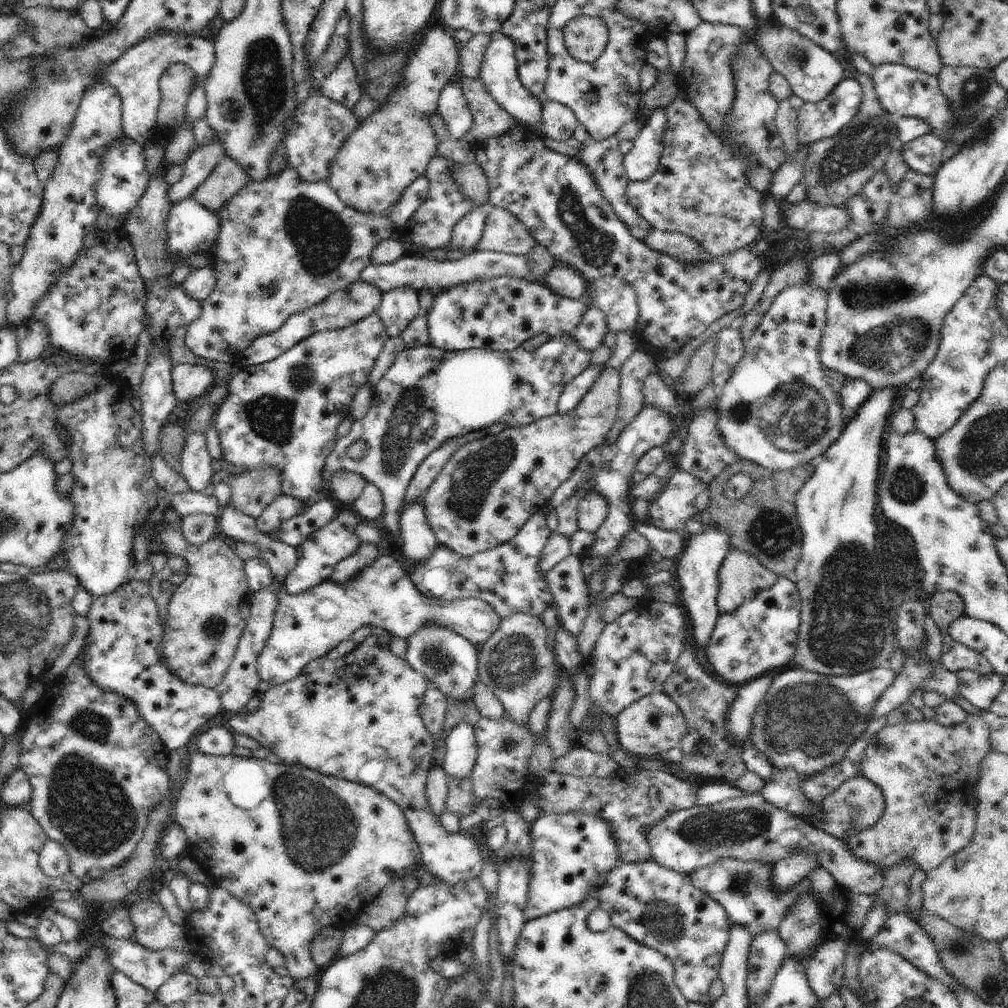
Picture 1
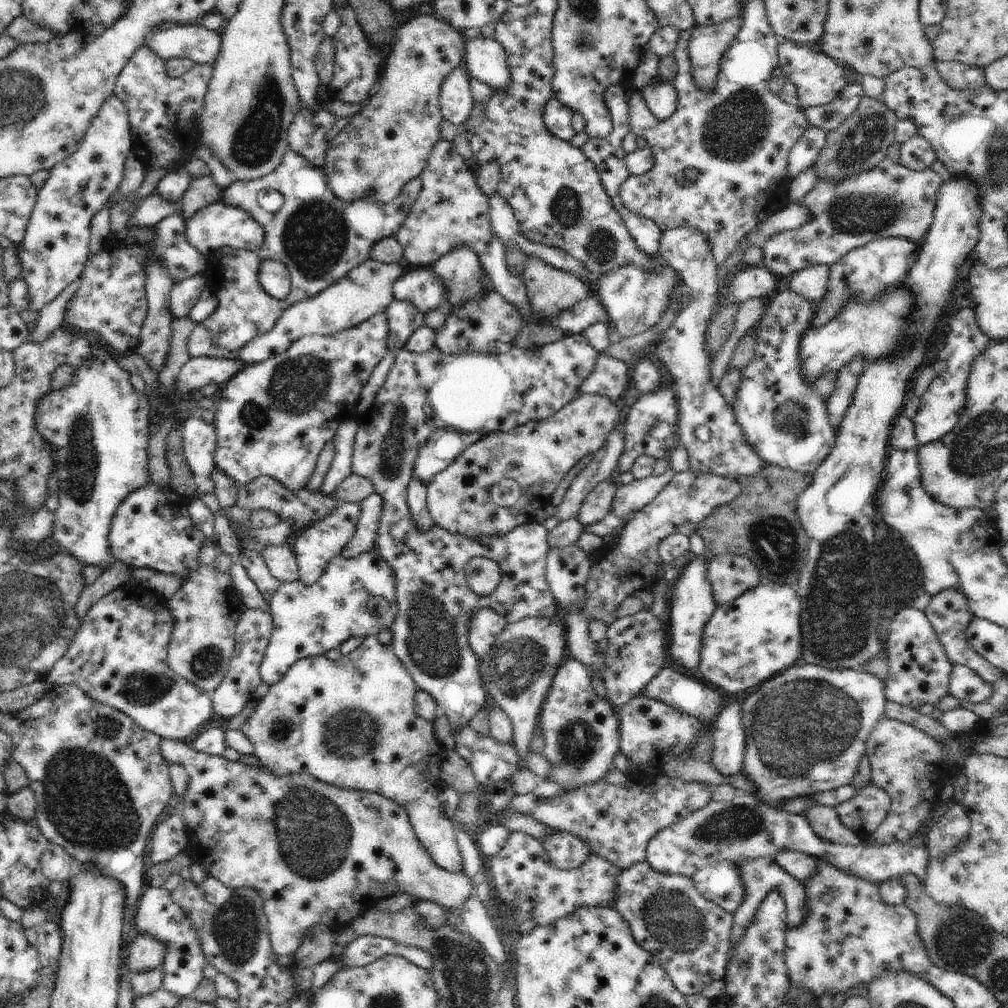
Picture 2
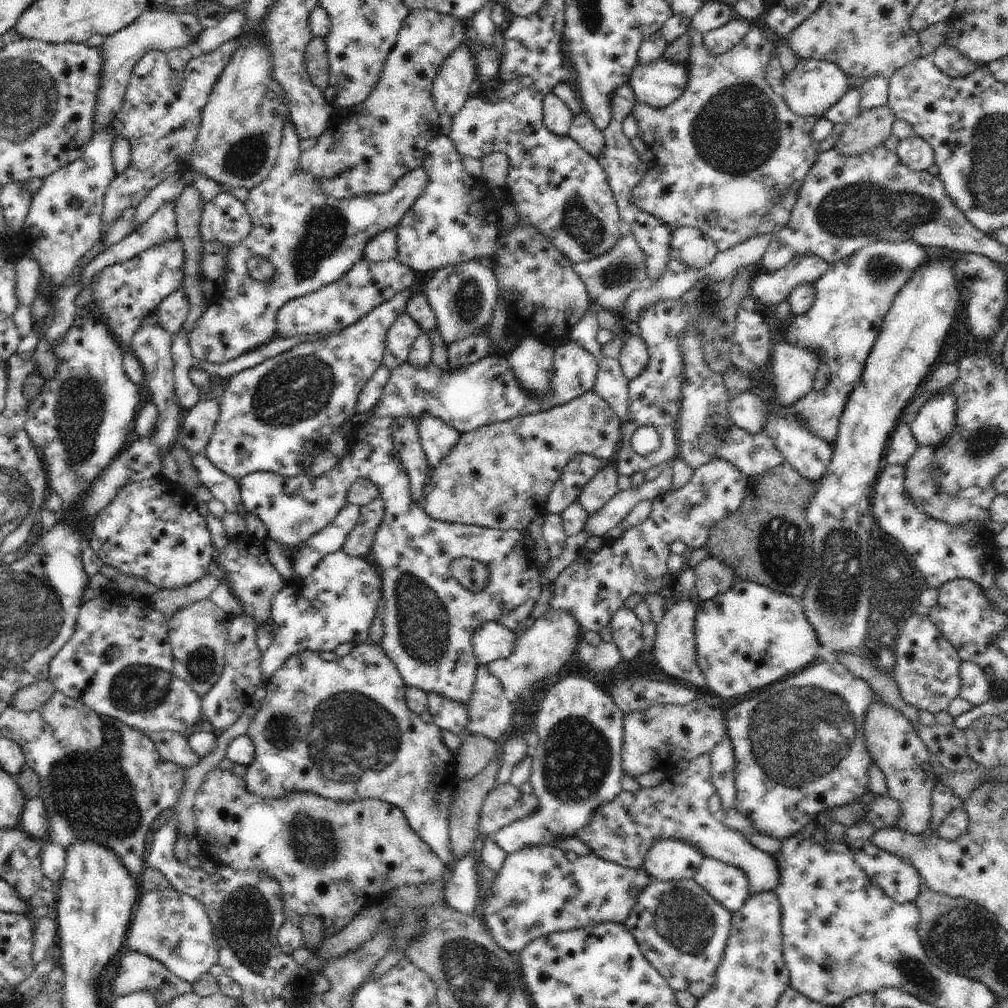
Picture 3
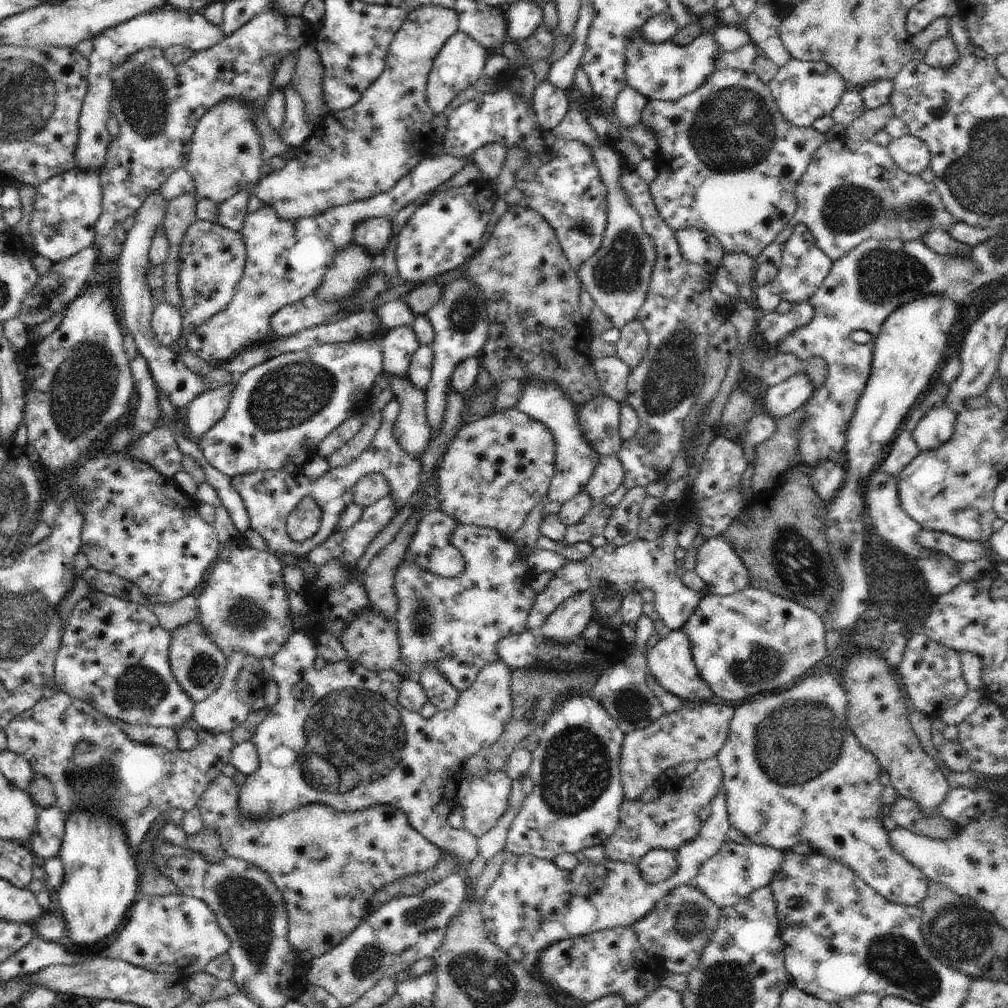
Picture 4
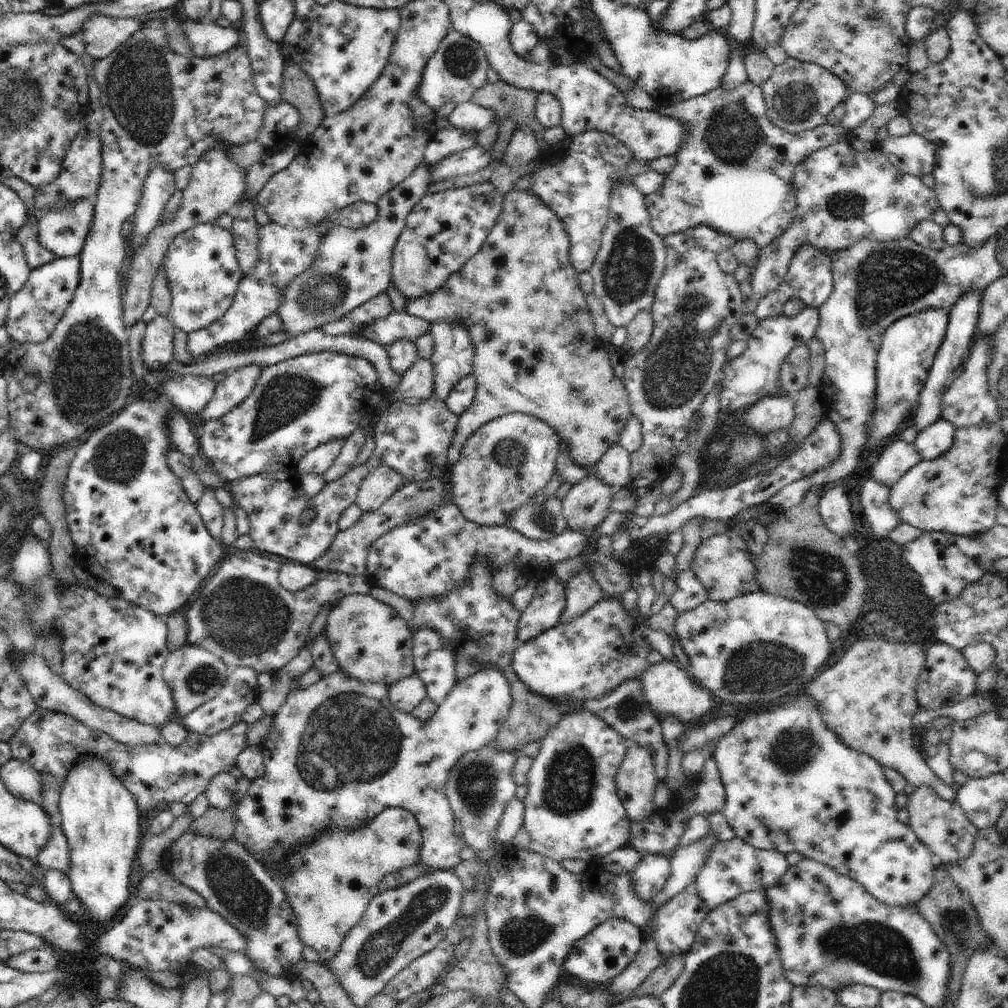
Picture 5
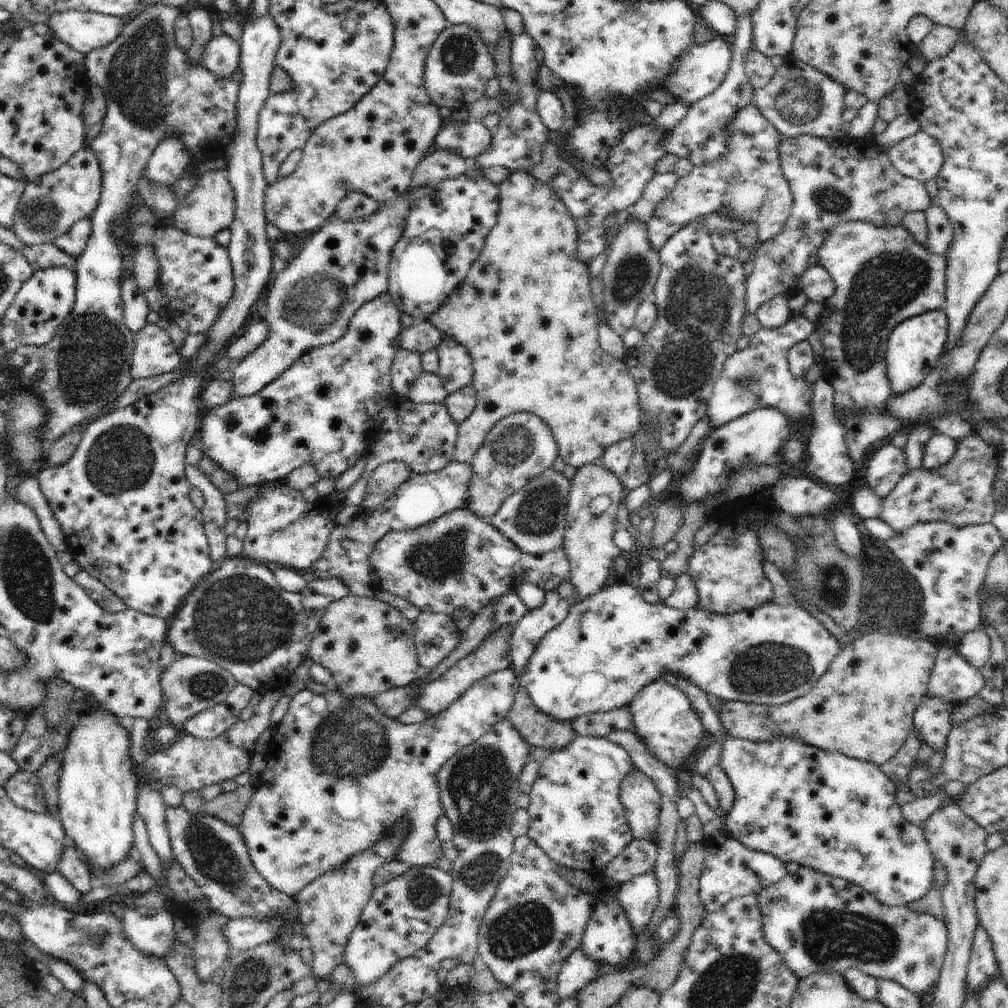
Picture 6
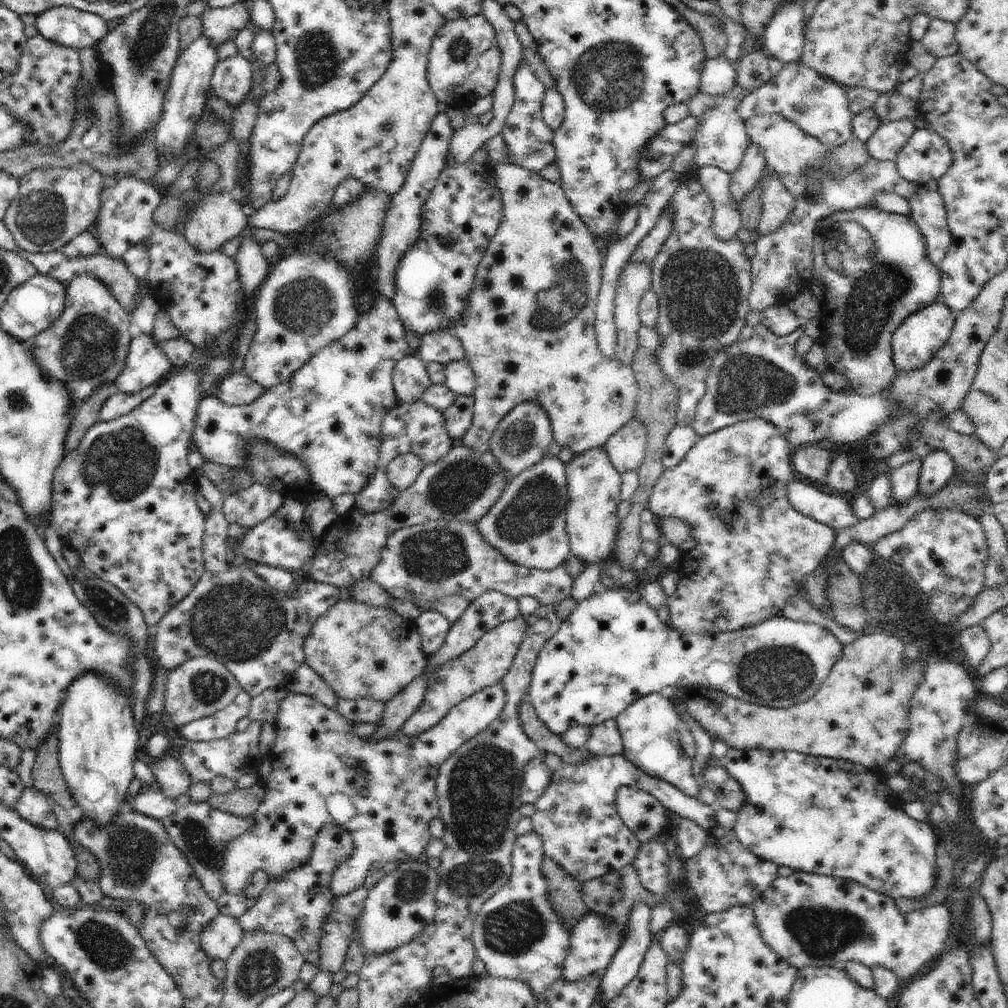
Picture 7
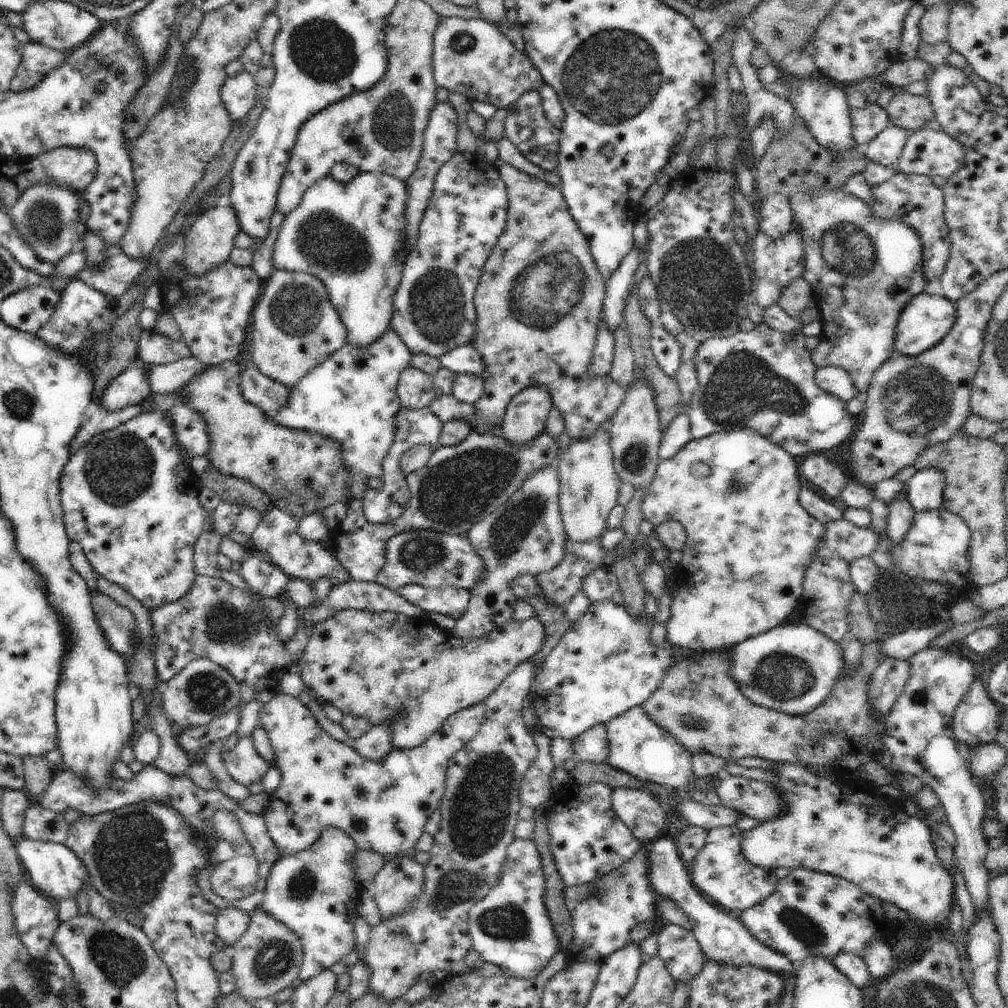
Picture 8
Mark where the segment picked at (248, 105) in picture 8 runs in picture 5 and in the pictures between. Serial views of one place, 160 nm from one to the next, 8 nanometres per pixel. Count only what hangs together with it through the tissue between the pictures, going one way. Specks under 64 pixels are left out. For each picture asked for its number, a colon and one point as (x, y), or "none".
5: (207, 40)
6: (221, 57)
7: (231, 80)

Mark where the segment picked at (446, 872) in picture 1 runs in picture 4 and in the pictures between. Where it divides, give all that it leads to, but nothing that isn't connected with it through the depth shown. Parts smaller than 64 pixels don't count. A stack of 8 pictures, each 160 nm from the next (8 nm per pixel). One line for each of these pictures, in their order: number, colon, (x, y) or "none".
2: (351, 723)
3: (342, 729)
4: (344, 719)

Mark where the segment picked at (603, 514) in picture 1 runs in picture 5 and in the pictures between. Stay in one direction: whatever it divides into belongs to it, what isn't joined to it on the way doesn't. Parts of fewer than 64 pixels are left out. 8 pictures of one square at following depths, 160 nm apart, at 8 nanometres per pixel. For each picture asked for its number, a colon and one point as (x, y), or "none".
2: (597, 505)
3: (602, 487)
4: (608, 474)
5: (613, 469)

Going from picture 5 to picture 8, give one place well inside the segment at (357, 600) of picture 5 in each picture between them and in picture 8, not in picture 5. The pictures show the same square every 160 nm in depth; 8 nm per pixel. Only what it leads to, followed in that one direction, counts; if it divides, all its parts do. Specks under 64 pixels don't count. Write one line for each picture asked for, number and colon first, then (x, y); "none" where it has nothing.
6: (368, 646)
7: (360, 651)
8: (386, 667)

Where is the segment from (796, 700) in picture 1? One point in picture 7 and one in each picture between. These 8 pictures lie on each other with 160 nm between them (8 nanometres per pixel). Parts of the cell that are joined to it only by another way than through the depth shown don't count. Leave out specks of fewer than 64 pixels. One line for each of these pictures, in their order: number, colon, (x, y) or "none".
2: (806, 729)
3: (799, 747)
4: (793, 771)
5: (791, 785)
6: (838, 815)
7: (826, 816)

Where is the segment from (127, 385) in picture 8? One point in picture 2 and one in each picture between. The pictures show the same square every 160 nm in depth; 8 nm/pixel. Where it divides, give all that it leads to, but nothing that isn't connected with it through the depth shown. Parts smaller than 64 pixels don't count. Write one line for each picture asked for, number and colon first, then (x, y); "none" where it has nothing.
2: (184, 294)
3: (172, 311)
4: (166, 320)
5: (157, 347)
6: (154, 354)
7: (145, 364)

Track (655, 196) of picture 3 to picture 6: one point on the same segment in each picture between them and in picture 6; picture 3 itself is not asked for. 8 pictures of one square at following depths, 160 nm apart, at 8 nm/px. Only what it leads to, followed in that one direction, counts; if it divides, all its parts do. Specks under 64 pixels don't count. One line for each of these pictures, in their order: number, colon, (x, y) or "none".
4: (734, 161)
5: (734, 174)
6: (749, 182)

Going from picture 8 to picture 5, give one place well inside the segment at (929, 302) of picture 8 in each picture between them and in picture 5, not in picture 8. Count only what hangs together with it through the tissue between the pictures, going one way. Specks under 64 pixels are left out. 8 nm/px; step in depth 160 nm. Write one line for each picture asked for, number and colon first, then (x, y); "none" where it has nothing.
5: (909, 346)
6: (914, 348)
7: (915, 342)

